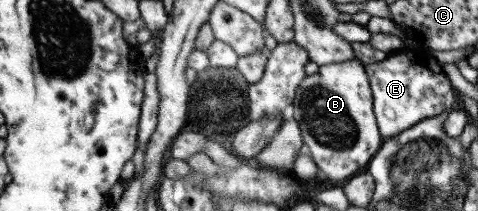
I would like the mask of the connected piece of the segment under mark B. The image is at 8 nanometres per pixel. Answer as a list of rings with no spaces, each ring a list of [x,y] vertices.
[[[358,60],[321,65],[315,74],[305,76],[294,90],[292,118],[299,127],[305,151],[327,179],[343,180],[364,172],[383,141],[372,111],[372,94],[364,66]]]

